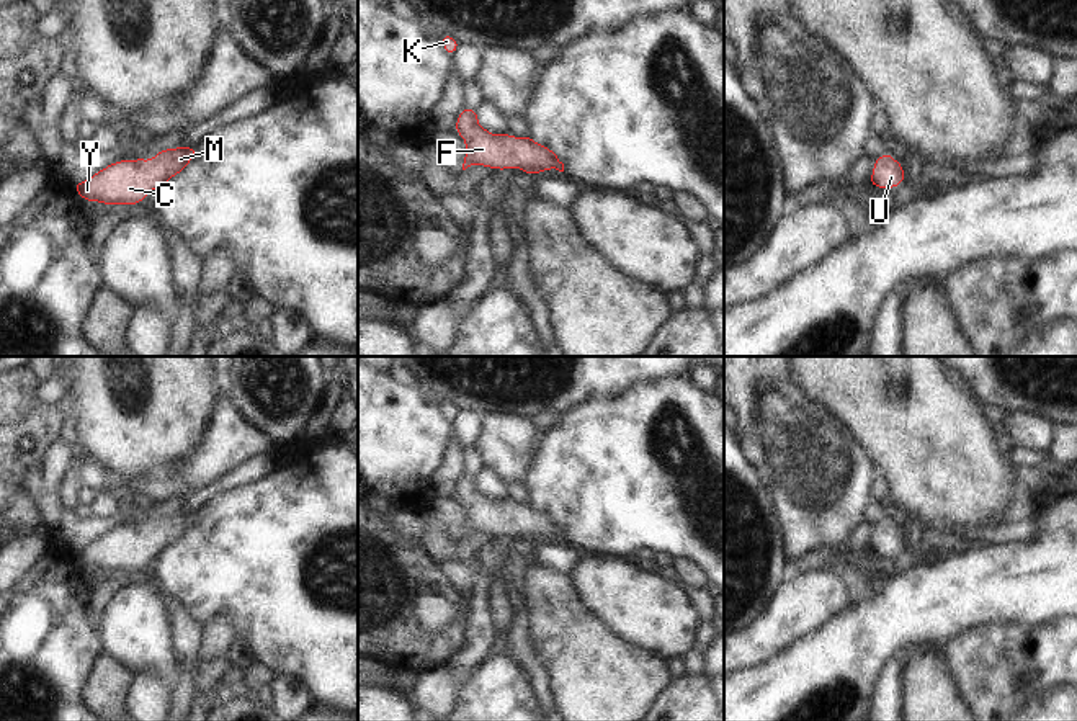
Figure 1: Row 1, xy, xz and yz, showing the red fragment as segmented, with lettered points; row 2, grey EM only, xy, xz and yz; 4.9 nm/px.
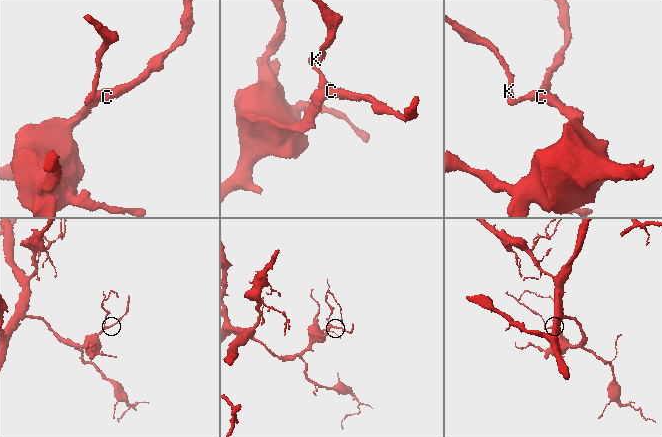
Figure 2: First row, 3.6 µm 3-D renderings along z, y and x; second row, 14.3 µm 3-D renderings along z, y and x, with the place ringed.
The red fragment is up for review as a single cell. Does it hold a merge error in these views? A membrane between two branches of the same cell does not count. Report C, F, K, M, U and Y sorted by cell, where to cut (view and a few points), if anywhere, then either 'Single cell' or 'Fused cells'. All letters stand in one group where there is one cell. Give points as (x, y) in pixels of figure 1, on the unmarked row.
Groups: C F K M U Y. No split. Single cell.

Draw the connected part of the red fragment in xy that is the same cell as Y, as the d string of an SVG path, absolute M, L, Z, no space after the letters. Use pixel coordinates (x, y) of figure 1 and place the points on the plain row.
M175 513L157 518L149 528L145 525L114 528L72 554L85 567L103 571L142 569L150 554L160 558L177 540L183 538L198 520L193 513Z

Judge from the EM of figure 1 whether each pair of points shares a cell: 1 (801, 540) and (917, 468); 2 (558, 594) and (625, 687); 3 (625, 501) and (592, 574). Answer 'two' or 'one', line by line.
1: two
2: one
3: two

